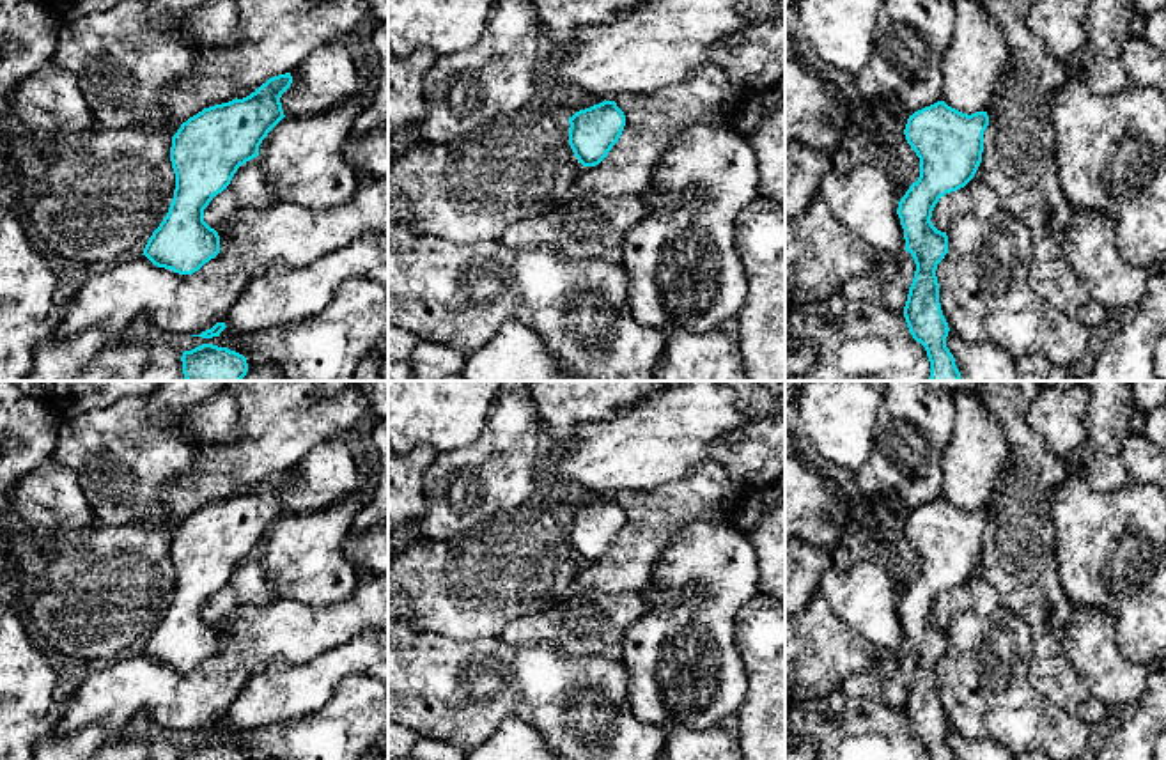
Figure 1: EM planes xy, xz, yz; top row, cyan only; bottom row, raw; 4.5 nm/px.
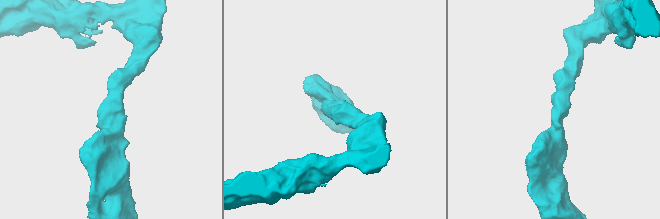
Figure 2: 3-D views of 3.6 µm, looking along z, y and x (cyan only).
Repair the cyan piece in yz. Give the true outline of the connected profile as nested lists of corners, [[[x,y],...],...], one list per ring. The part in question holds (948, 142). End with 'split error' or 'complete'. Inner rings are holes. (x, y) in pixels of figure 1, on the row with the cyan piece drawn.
[[[937,101],[909,115],[904,135],[911,149],[920,158],[920,177],[909,186],[898,202],[897,214],[904,229],[906,252],[914,259],[916,271],[909,287],[904,317],[909,333],[920,342],[930,361],[929,381],[959,381],[960,372],[955,358],[946,347],[948,322],[939,303],[937,264],[948,253],[948,236],[937,230],[930,218],[936,204],[946,193],[964,188],[976,174],[983,152],[983,131],[989,126],[987,112],[962,113],[944,101]]]; complete

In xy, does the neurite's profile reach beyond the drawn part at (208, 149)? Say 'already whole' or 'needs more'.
already whole

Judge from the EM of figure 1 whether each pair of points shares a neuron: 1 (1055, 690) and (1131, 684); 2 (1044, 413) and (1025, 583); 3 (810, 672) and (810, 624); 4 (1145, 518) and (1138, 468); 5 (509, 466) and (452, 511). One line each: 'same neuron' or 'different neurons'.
1: different neurons
2: different neurons
3: same neuron
4: different neurons
5: same neuron

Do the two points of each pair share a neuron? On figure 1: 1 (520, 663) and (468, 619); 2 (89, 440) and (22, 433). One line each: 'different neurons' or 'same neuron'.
1: different neurons
2: different neurons

